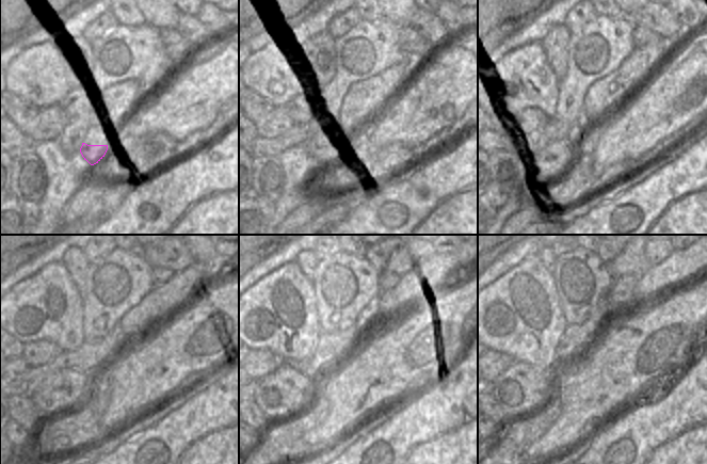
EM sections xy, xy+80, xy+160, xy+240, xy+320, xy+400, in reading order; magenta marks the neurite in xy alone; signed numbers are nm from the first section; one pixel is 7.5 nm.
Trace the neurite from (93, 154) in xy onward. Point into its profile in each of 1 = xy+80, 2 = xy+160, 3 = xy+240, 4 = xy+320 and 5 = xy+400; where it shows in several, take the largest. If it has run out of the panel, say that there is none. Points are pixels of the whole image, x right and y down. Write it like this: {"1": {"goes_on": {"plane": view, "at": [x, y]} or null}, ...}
{"1": {"goes_on": {"plane": "xy+80", "at": [319, 146]}}, "2": {"goes_on": {"plane": "xy+160", "at": [552, 159]}}, "3": {"goes_on": {"plane": "xy+240", "at": [58, 393]}}, "4": {"goes_on": {"plane": "xy+320", "at": [278, 396]}}, "5": {"goes_on": {"plane": "xy+400", "at": [516, 394]}}}

